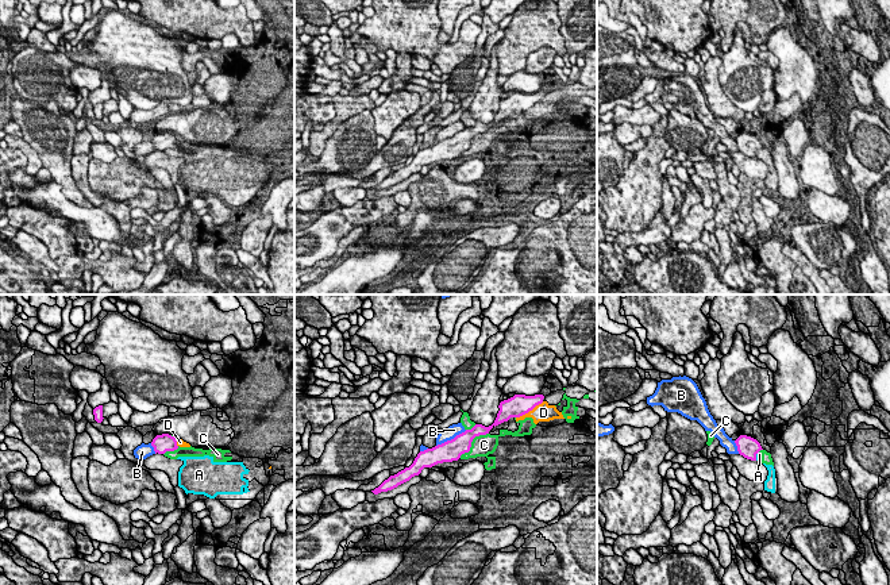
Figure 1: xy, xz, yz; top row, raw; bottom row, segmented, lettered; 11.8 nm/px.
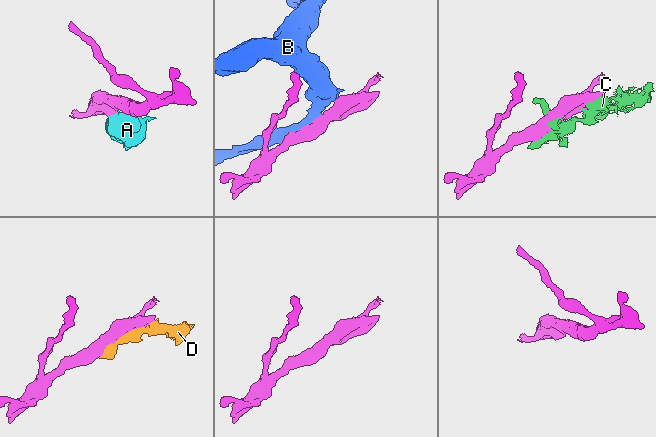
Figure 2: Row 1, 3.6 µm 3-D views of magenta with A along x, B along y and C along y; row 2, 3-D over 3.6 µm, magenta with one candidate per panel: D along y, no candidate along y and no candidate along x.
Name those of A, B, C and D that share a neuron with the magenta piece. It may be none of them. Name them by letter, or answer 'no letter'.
no letter

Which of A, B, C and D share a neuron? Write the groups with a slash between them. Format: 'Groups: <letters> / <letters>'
Groups: A C D / B

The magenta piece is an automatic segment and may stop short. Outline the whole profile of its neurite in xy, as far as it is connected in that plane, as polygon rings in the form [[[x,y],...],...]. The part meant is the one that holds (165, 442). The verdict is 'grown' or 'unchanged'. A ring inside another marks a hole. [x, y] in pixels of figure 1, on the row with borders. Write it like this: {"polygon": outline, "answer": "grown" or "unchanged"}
{"polygon": [[[169,434],[157,435],[151,446],[154,447],[155,454],[165,454],[166,451],[174,451],[178,449],[177,440]]], "answer": "unchanged"}

